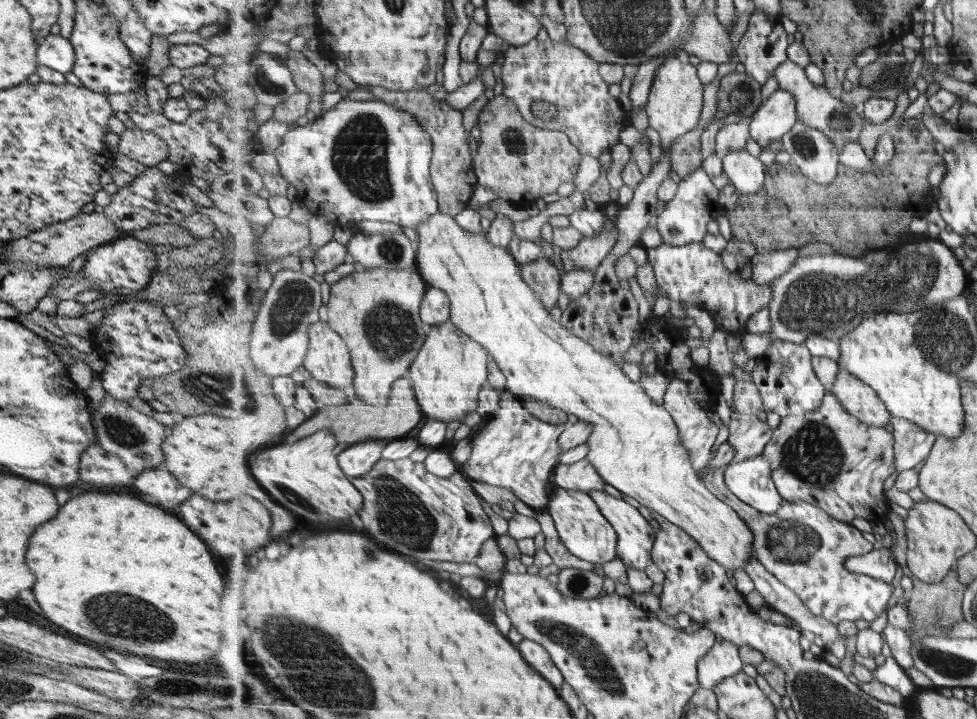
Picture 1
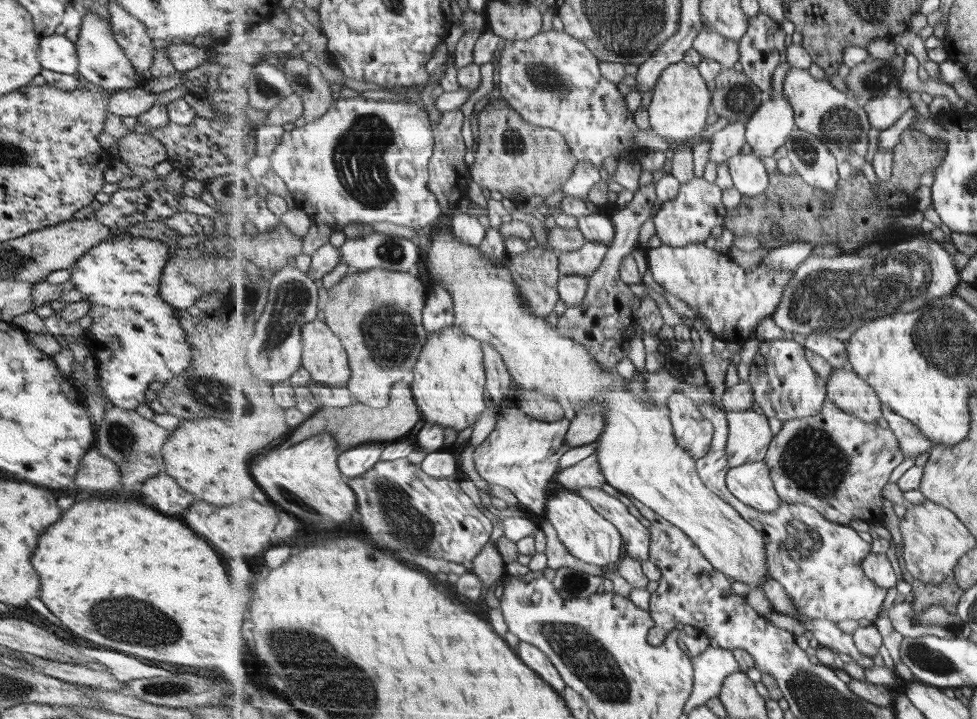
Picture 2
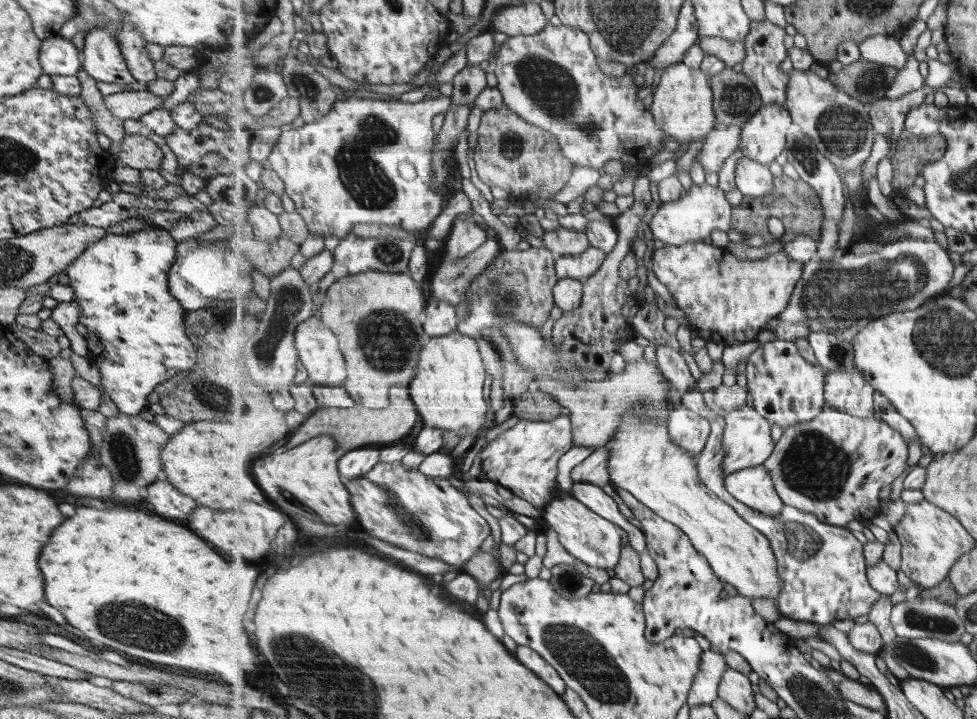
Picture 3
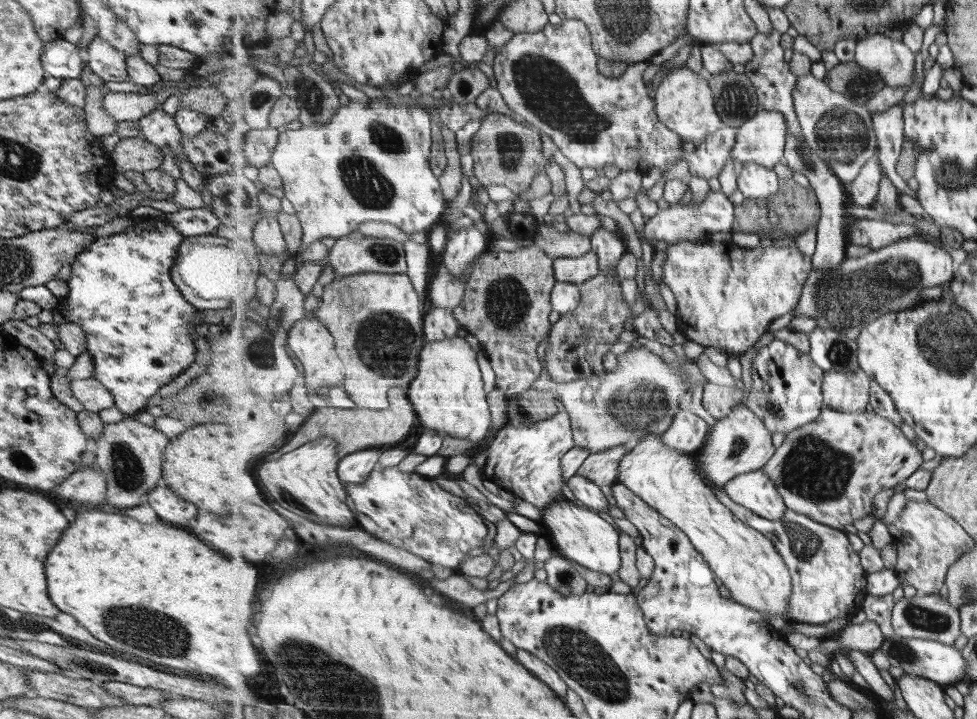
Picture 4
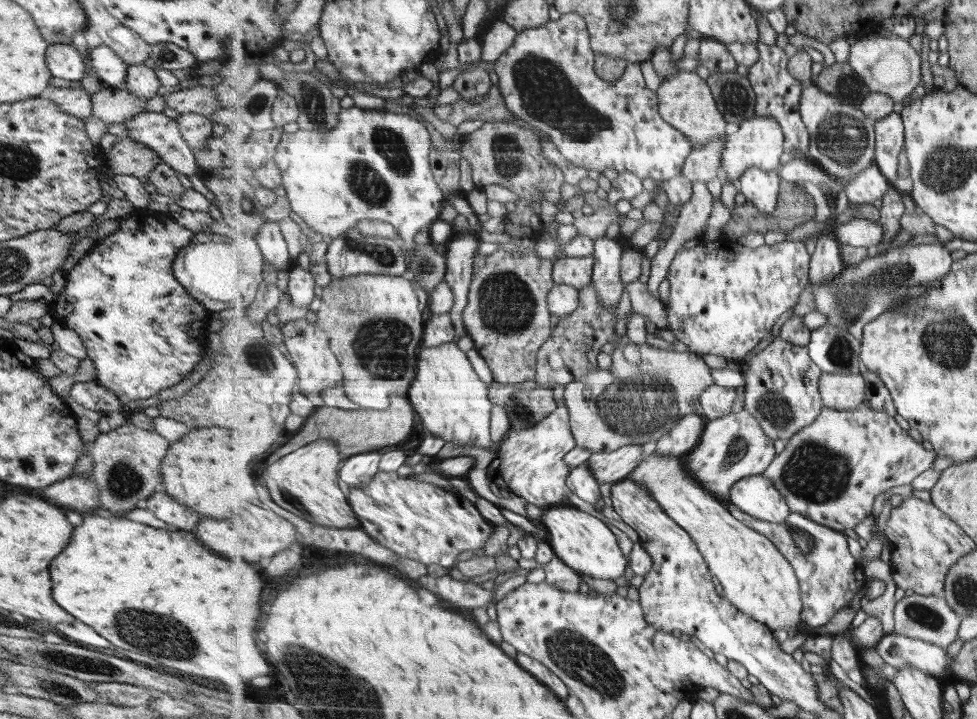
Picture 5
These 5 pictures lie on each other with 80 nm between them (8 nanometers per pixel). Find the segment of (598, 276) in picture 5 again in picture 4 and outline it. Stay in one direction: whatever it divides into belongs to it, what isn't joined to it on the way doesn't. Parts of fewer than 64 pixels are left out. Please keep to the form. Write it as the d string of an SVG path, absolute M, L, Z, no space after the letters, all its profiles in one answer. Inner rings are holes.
M601 227L592 234L592 250L598 254L600 269L603 273L615 273L615 266L619 264L621 256L626 250L624 238L620 233L609 232Z

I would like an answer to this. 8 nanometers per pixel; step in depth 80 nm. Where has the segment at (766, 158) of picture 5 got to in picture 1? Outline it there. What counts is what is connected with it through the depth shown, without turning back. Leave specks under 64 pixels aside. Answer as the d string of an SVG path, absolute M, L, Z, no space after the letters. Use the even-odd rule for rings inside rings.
M777 89L768 98L765 98L758 111L753 114L749 126L750 133L760 146L769 146L775 140L791 132L802 118L797 110L796 96L785 89Z

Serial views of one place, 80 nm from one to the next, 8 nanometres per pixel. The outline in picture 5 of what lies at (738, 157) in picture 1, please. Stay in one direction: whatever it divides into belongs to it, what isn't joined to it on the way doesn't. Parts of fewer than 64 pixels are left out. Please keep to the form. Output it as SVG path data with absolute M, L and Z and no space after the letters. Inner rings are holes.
M749 167L739 178L740 192L749 201L753 201L761 212L769 215L777 208L781 180L778 171Z

